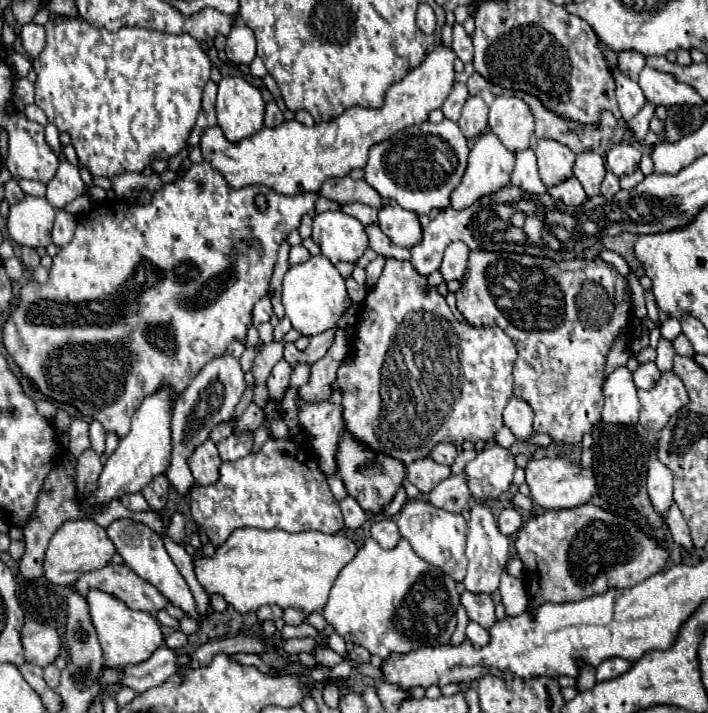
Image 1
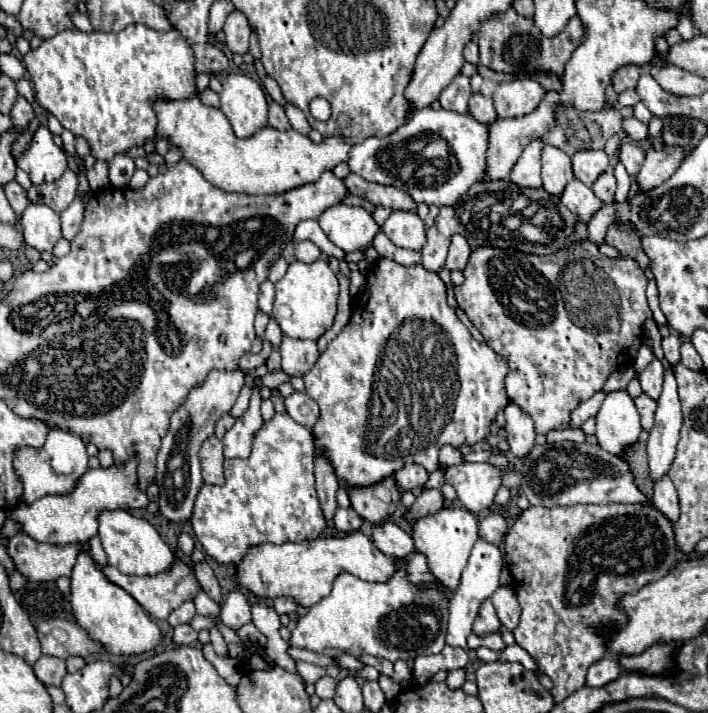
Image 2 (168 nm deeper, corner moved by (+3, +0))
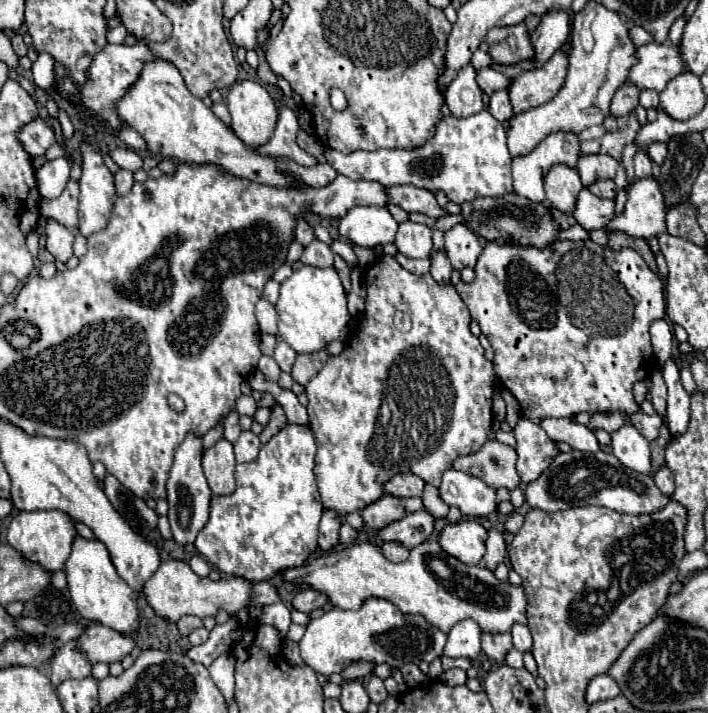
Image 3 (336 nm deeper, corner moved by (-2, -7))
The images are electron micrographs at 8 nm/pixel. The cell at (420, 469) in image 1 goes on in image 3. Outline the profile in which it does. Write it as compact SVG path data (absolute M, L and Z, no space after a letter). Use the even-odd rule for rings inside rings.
M398 474L390 482L384 484L386 494L398 496L398 498L410 498L410 496L422 496L424 480L414 474Z

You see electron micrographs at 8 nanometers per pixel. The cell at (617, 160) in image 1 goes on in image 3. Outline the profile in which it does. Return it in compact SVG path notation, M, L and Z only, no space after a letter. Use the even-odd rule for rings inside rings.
M636 152L634 170L636 170L636 178L652 176L652 160L650 160L650 156L646 152Z

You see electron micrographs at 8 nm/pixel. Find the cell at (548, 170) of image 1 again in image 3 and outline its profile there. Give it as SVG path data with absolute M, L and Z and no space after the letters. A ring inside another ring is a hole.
M556 164L548 172L544 180L544 188L546 188L546 200L552 208L560 212L572 212L576 204L576 196L584 186L580 182L576 168L570 168L566 164Z

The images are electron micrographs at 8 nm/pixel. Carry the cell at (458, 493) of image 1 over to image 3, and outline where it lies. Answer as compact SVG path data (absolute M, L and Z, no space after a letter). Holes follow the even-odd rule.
M420 508L418 512L406 514L402 520L396 520L396 522L388 524L386 528L382 528L372 538L372 542L380 546L386 540L398 540L406 548L414 548L414 546L422 544L424 540L428 540L432 530L434 530L434 516L426 508Z

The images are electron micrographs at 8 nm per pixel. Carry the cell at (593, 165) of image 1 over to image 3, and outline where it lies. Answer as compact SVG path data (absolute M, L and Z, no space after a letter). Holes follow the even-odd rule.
M606 154L580 156L580 160L578 160L578 172L580 172L584 186L590 186L604 178L614 178L616 168L618 168L618 162Z

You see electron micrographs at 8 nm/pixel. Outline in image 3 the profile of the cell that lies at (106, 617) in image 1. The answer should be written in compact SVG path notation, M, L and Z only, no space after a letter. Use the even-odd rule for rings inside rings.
M76 536L72 554L64 566L68 578L68 590L76 610L86 618L94 620L102 626L114 628L116 632L138 632L140 628L140 608L138 608L138 592L134 592L116 572L112 560L108 556L106 546L100 540L84 540Z

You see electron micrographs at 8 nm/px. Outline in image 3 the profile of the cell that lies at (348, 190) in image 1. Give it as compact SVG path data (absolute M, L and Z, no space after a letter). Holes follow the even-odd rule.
M406 184L406 186L386 188L386 194L390 196L390 204L396 204L406 212L422 212L432 218L444 216L444 210L438 206L434 194L428 190Z

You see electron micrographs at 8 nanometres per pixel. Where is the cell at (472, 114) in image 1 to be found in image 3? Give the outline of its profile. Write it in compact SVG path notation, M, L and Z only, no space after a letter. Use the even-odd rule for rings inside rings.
M498 90L490 96L490 102L488 102L488 112L498 120L498 122L506 122L512 118L512 106L510 106L510 100L508 100L508 92L506 90Z

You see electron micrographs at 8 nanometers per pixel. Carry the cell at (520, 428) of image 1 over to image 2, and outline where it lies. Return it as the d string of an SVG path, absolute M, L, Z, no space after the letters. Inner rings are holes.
M509 403L505 407L505 429L507 429L507 441L511 445L511 453L515 457L525 457L535 445L535 429L533 429L533 419L529 413L519 409L517 405Z

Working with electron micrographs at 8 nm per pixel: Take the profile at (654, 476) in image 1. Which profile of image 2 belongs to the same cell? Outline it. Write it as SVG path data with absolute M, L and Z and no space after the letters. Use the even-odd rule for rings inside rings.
M667 367L663 393L657 401L655 425L647 441L649 467L651 467L653 481L657 481L669 471L669 465L673 463L673 457L675 457L675 445L679 441L681 425L683 425L683 413L681 413L681 401L677 395L677 381L673 375L673 367Z

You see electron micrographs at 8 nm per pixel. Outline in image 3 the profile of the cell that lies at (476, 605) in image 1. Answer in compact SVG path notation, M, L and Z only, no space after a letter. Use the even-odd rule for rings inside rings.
M502 632L502 634L482 634L482 650L484 654L496 662L496 664L502 664L504 662L504 656L506 652L512 648L512 638L510 638L510 632Z

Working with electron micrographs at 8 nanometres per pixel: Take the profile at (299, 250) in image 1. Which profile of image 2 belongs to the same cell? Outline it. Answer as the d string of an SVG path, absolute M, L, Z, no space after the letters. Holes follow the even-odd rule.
M301 241L301 243L295 245L295 257L297 257L299 261L303 261L303 263L313 263L313 261L321 259L323 253L321 253L321 249L319 249L315 243L311 243L311 241Z

